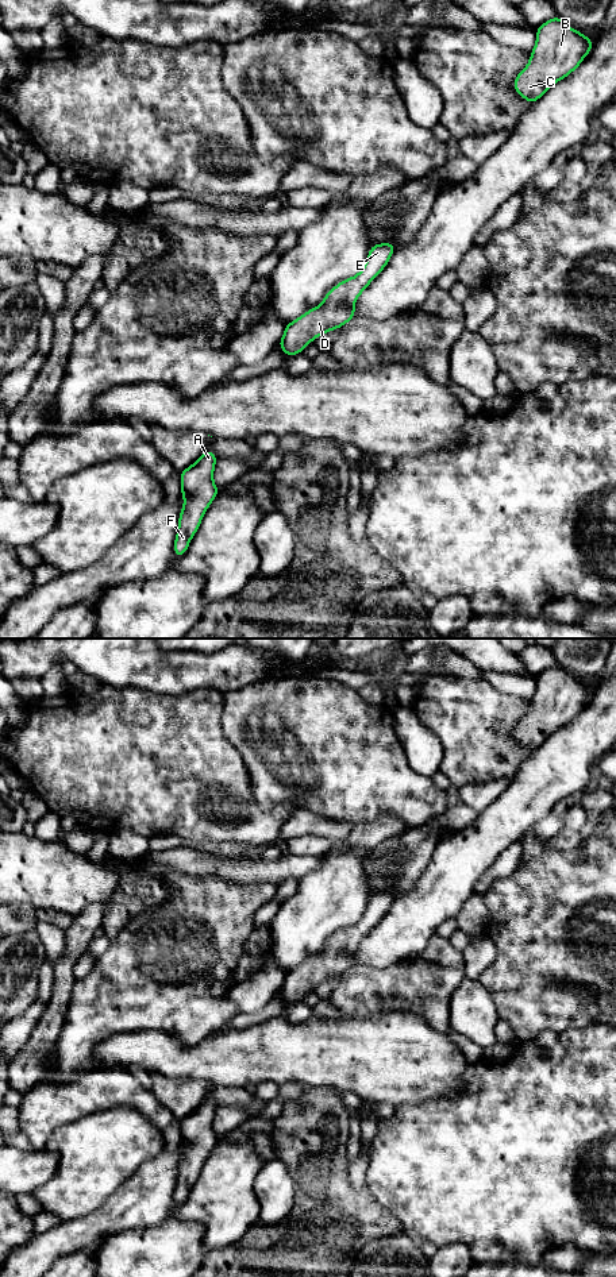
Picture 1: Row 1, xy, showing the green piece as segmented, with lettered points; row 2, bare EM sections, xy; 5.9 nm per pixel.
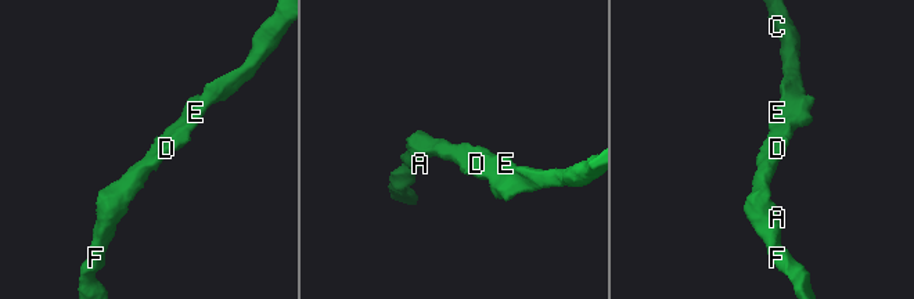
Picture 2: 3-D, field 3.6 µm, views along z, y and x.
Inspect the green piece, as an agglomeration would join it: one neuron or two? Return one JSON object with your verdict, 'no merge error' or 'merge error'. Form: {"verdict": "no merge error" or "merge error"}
{"verdict": "no merge error"}

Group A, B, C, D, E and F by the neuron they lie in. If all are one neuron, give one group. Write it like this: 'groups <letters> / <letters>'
groups A B C D E F

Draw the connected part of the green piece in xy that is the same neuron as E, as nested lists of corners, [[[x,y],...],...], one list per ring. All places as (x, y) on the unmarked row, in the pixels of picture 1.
[[[390,890],[371,894],[366,910],[357,923],[335,933],[319,954],[288,971],[278,992],[285,999],[285,1004],[303,1000],[315,985],[347,972],[355,964],[354,950],[389,911],[394,898],[394,892]]]

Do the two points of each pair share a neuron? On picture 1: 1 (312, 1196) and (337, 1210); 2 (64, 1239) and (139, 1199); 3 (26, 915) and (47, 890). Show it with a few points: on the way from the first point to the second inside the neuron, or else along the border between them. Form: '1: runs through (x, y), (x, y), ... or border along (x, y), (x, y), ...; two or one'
1: runs through (318, 1198), (331, 1210); one
2: runs through (83, 1231), (103, 1223), (120, 1211); one
3: border along (14, 903), (30, 903), (37, 909); two

